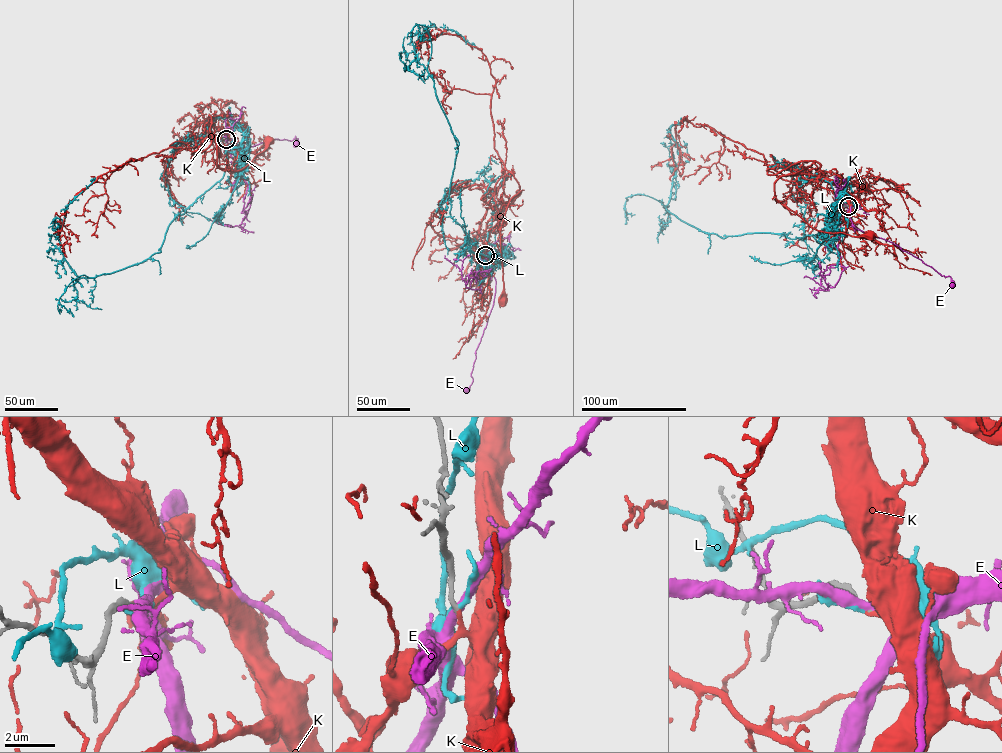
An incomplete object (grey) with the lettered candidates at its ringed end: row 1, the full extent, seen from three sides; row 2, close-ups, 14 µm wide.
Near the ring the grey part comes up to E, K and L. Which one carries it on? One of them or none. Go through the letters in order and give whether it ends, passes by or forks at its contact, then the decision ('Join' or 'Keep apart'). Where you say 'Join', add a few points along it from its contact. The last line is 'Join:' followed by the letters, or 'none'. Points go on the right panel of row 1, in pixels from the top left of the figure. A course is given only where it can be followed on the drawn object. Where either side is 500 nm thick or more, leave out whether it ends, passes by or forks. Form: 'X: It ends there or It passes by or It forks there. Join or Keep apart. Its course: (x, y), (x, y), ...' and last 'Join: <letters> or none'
E: It passes by. Keep apart
K: It passes by. Join. Its course: (848, 206), (843, 189), (824, 176), (787, 174), (774, 183), (775, 198), (812, 227), (832, 233), (871, 236)
L: It passes by. Keep apart
Join: K

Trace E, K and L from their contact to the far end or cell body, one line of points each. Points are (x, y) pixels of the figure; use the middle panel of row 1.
E: (485, 254), (495, 282), (493, 304), (476, 351), (472, 382), (466, 391)
K: (485, 254), (493, 214), (520, 191), (510, 200), (501, 229), (502, 303)
L: (485, 254), (486, 243), (482, 249), (450, 215), (457, 146), (414, 47), (448, 29), (472, 42)

